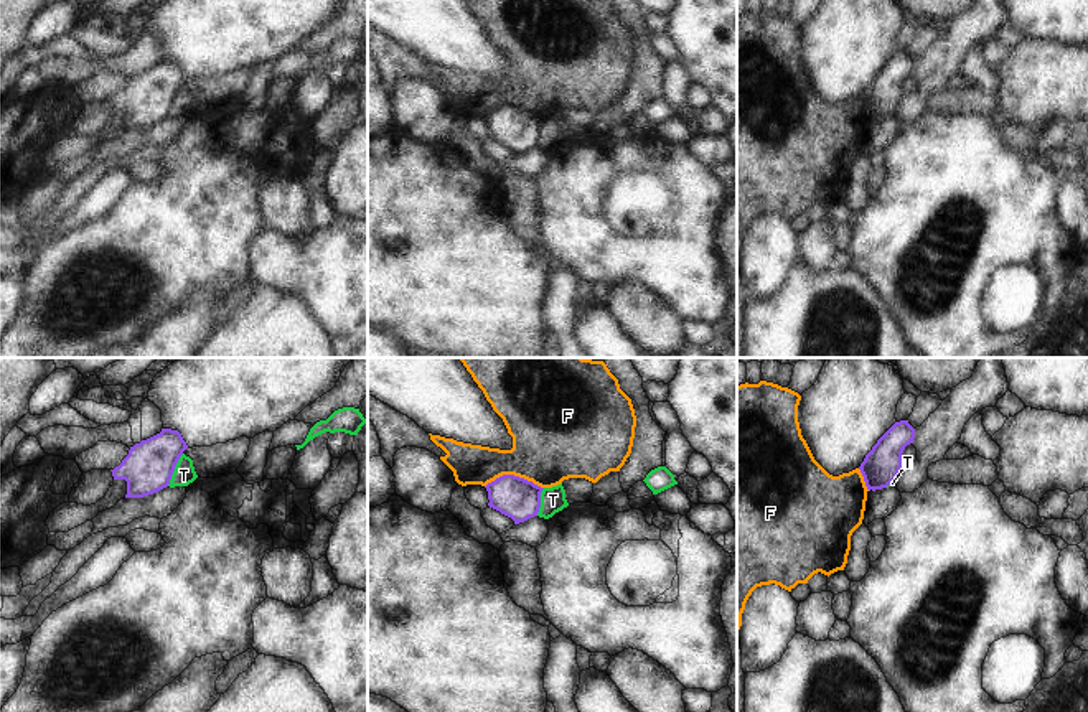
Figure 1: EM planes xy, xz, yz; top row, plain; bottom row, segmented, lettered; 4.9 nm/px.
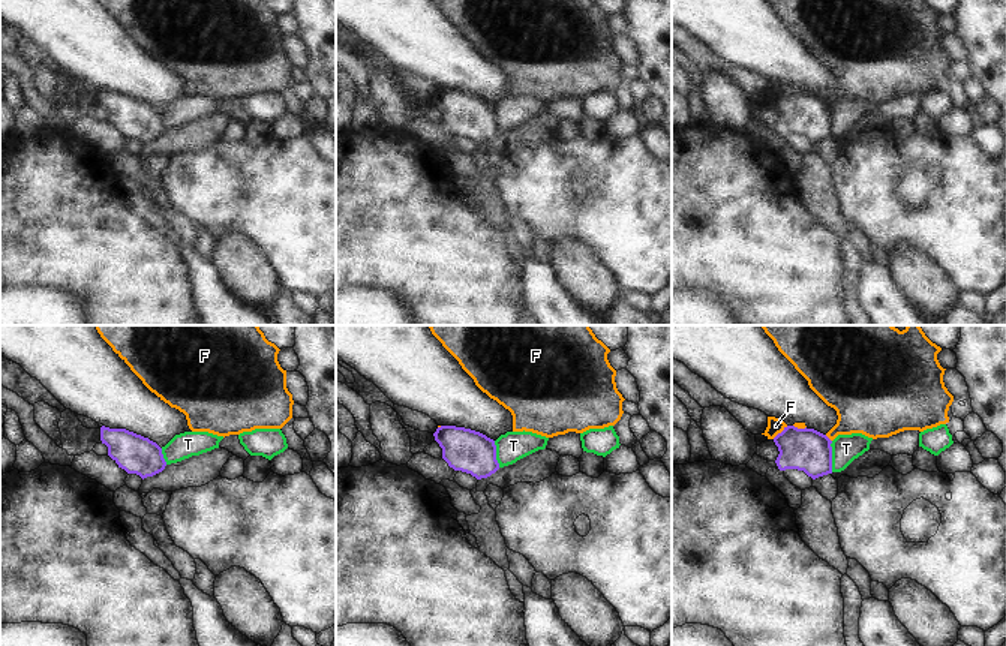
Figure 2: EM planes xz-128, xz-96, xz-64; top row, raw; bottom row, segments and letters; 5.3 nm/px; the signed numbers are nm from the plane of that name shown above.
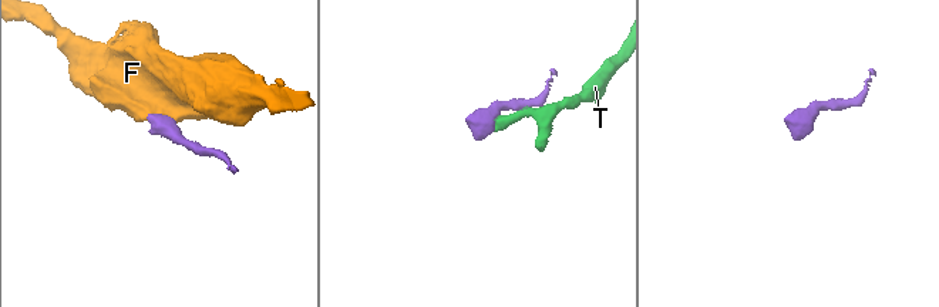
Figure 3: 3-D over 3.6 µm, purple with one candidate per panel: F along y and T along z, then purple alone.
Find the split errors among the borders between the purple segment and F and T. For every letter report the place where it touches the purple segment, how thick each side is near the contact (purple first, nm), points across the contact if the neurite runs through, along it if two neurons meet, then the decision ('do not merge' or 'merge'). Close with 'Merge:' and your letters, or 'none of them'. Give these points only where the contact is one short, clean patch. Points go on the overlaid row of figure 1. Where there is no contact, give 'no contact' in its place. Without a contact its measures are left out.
F: xz (513, 475) | 200/380 nm | along xz (485, 485), (503, 475), (518, 475), (543, 488) | do not merge
T: xy (173, 470) | 240/100 nm | along xy (183, 454), (167, 485) | do not merge
Merge: none of them

